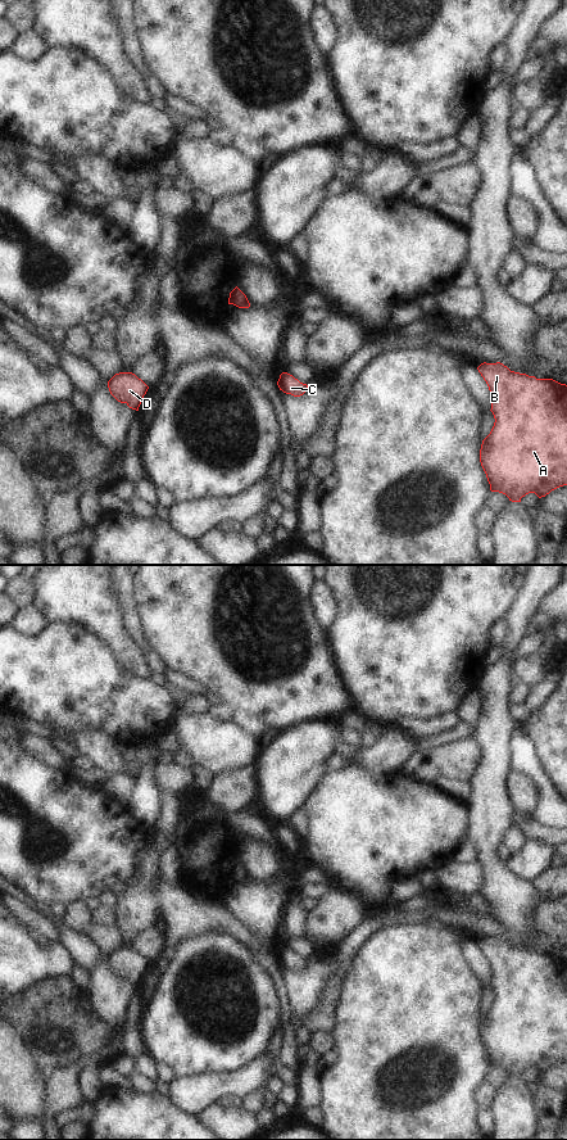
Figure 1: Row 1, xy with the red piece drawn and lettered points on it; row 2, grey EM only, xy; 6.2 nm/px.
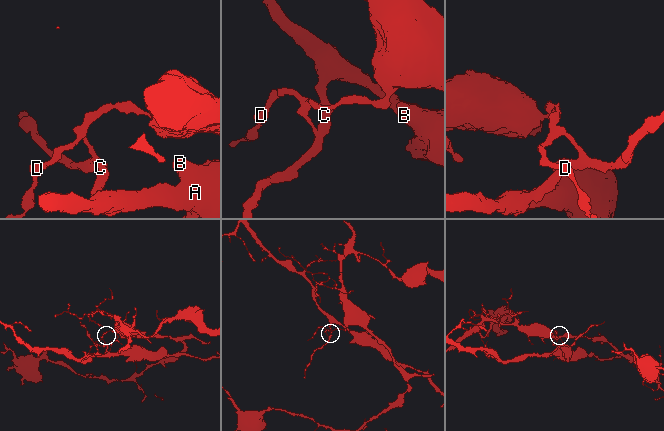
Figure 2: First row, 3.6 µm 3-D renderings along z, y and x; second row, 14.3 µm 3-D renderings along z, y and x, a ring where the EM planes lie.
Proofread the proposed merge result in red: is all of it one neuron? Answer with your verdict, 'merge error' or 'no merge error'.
merge error

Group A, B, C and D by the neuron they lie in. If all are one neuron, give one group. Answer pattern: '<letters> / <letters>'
A B C / D

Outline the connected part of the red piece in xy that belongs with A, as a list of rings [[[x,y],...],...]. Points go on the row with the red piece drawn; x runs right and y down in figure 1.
[[[484,362],[477,370],[491,393],[490,411],[495,419],[480,449],[490,490],[521,502],[529,493],[541,498],[567,485],[567,385],[511,371],[500,362]]]

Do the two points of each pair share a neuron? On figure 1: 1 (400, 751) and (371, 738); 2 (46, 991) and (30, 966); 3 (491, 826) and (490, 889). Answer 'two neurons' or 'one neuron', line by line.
1: two neurons
2: two neurons
3: one neuron

